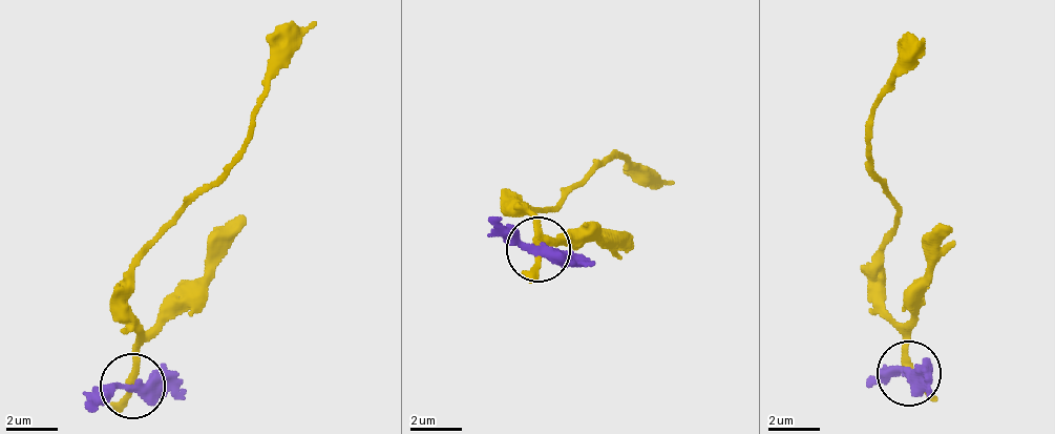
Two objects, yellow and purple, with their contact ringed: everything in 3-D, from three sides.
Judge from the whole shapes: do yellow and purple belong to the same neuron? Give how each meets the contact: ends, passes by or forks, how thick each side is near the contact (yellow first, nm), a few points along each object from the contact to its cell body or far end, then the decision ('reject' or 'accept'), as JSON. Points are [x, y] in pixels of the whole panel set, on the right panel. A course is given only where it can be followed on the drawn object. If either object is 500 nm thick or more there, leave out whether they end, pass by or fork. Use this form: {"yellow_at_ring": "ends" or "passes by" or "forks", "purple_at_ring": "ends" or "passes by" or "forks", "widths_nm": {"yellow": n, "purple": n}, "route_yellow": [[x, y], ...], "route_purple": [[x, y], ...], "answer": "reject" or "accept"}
{"yellow_at_ring": "passes by", "purple_at_ring": "passes by", "widths_nm": {"yellow": 240, "purple": 380}, "route_yellow": [[907, 371], [907, 333], [888, 315], [881, 249], [900, 205], [872, 173], [870, 107], [925, 40]], "route_purple": [[907, 371], [890, 367], [868, 384]], "answer": "reject"}

